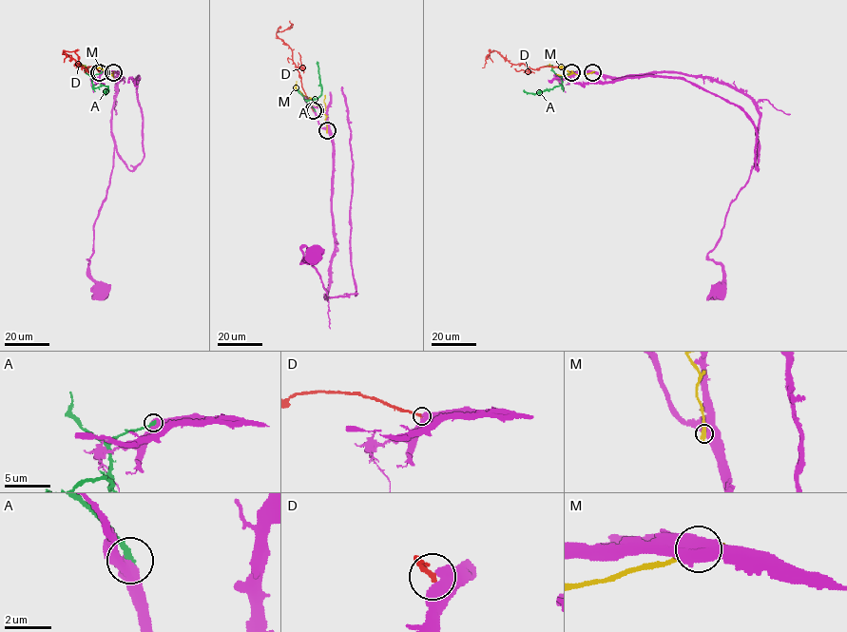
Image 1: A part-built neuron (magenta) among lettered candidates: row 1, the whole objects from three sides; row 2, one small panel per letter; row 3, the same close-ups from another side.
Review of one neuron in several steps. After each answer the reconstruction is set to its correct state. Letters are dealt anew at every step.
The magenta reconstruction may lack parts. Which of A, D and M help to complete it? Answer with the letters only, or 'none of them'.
none of them

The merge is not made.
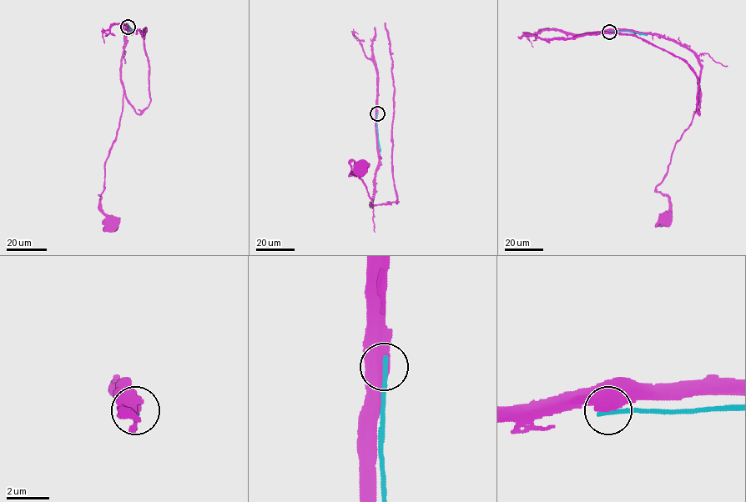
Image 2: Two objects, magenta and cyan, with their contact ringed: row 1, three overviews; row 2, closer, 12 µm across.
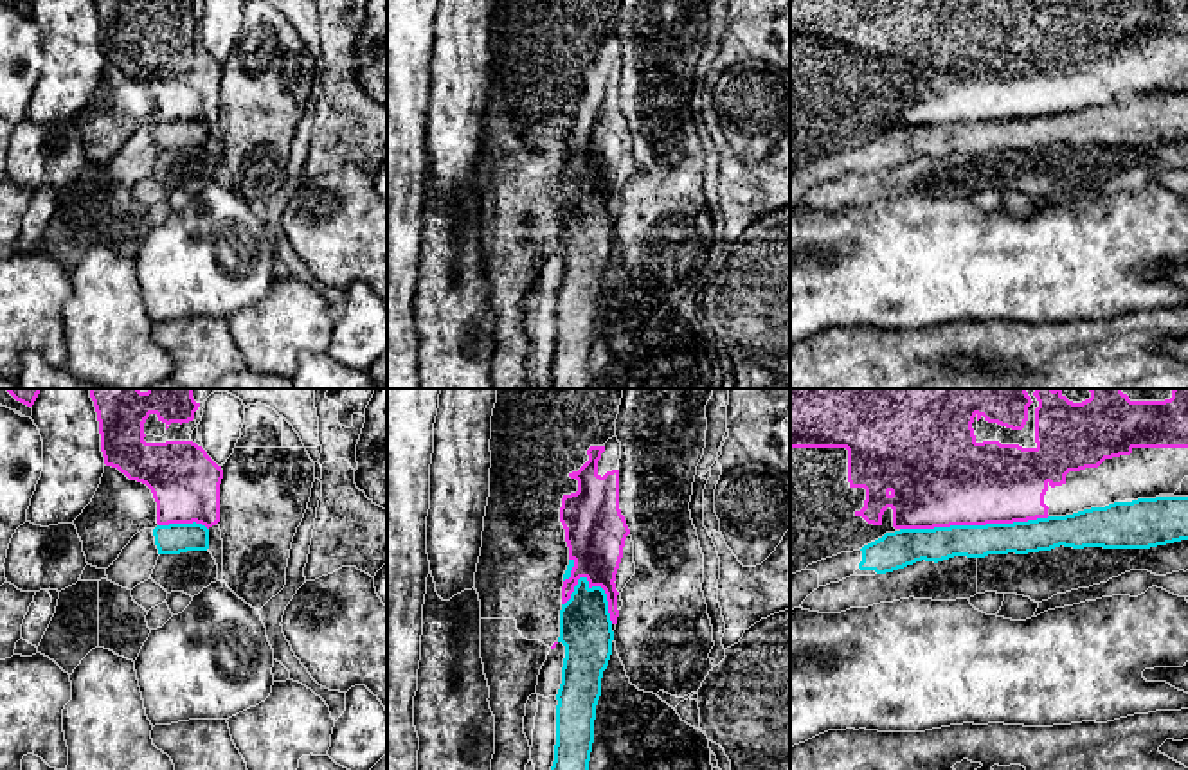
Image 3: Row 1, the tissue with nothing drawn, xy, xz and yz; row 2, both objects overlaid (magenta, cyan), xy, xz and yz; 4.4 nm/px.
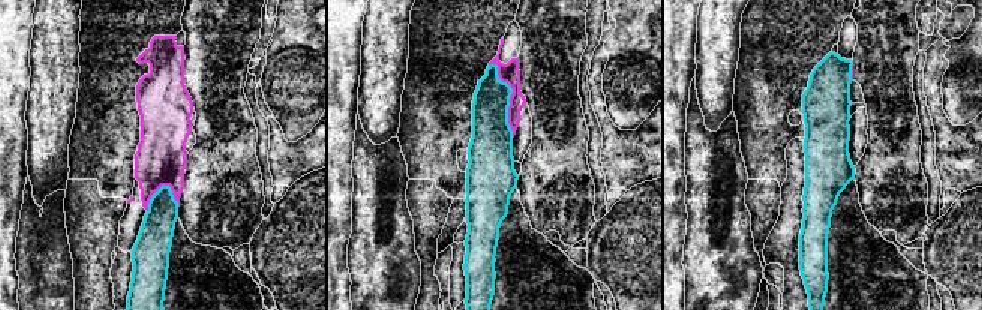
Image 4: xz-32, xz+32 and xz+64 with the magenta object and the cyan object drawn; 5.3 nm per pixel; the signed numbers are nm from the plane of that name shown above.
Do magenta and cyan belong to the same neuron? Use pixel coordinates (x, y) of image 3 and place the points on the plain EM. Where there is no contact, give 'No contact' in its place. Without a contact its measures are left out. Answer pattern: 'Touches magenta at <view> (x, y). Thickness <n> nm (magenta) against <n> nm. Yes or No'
Touches magenta at yz (974, 121). Thickness 440 nm (magenta) against 150 nm. No

